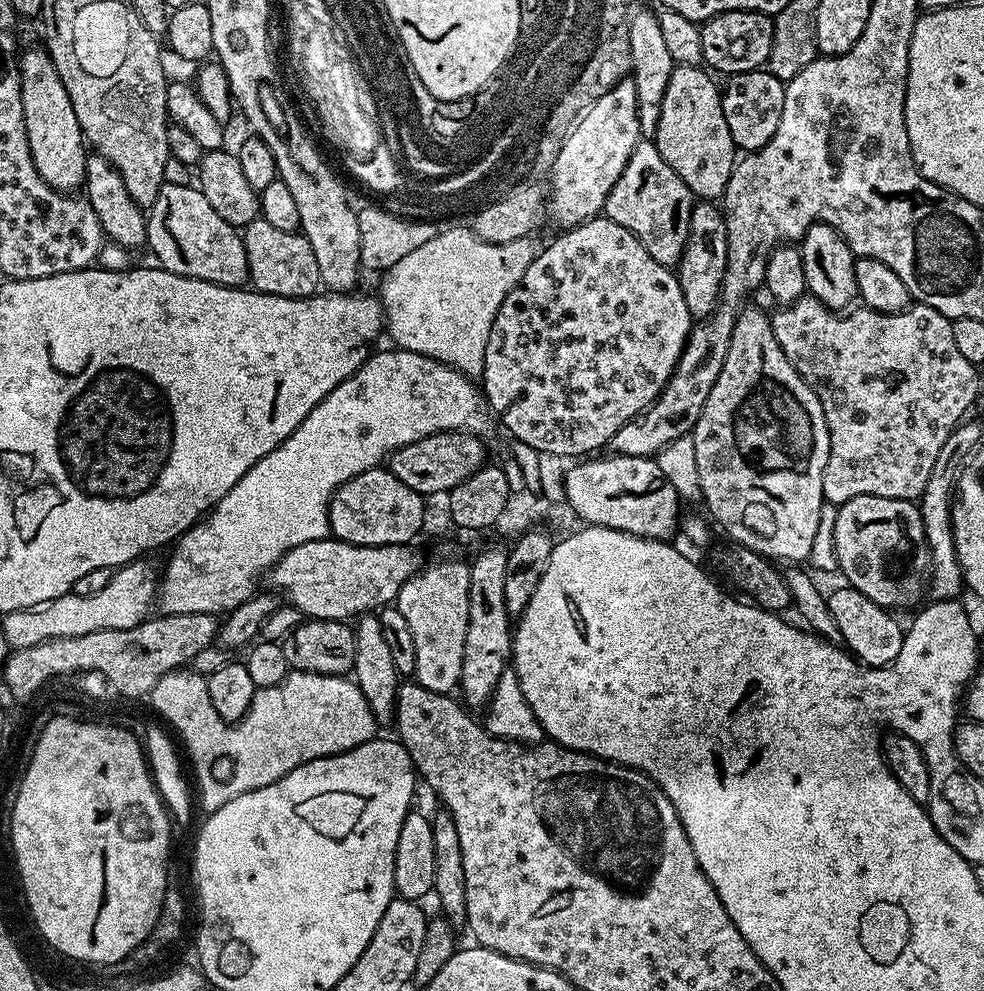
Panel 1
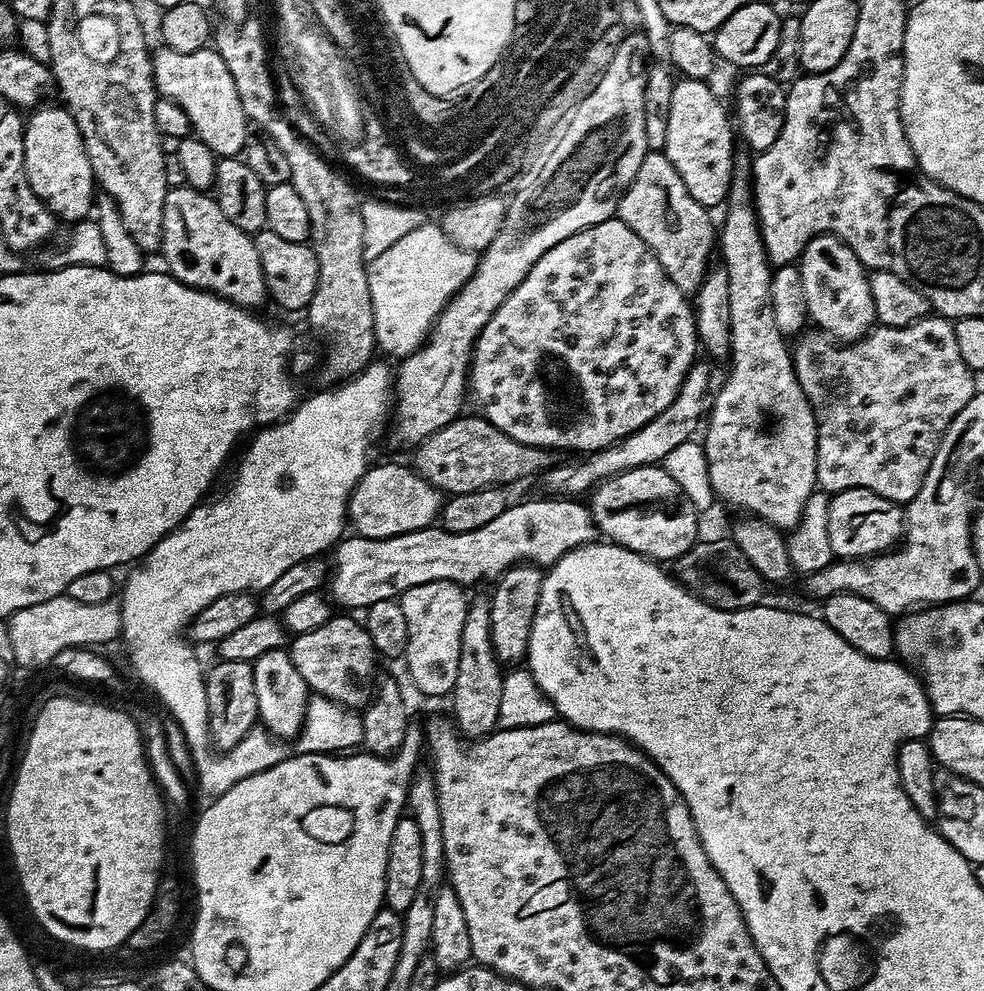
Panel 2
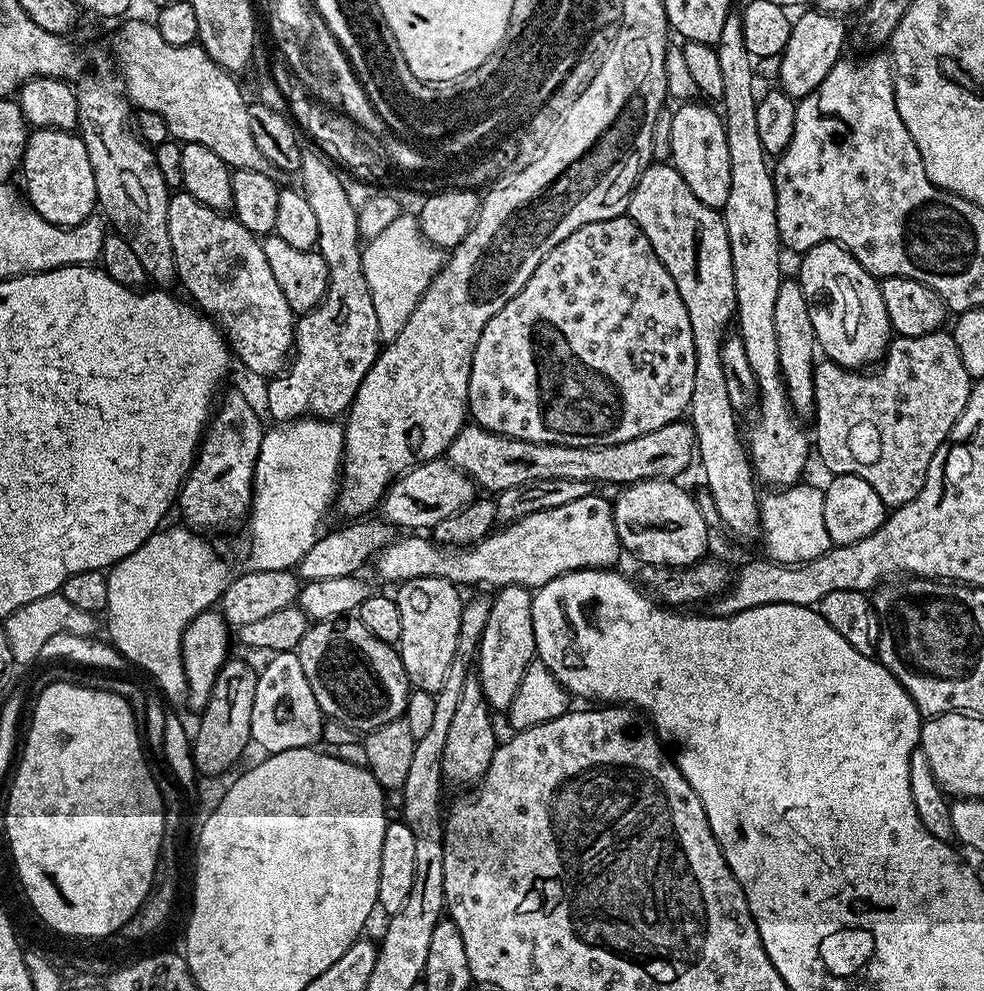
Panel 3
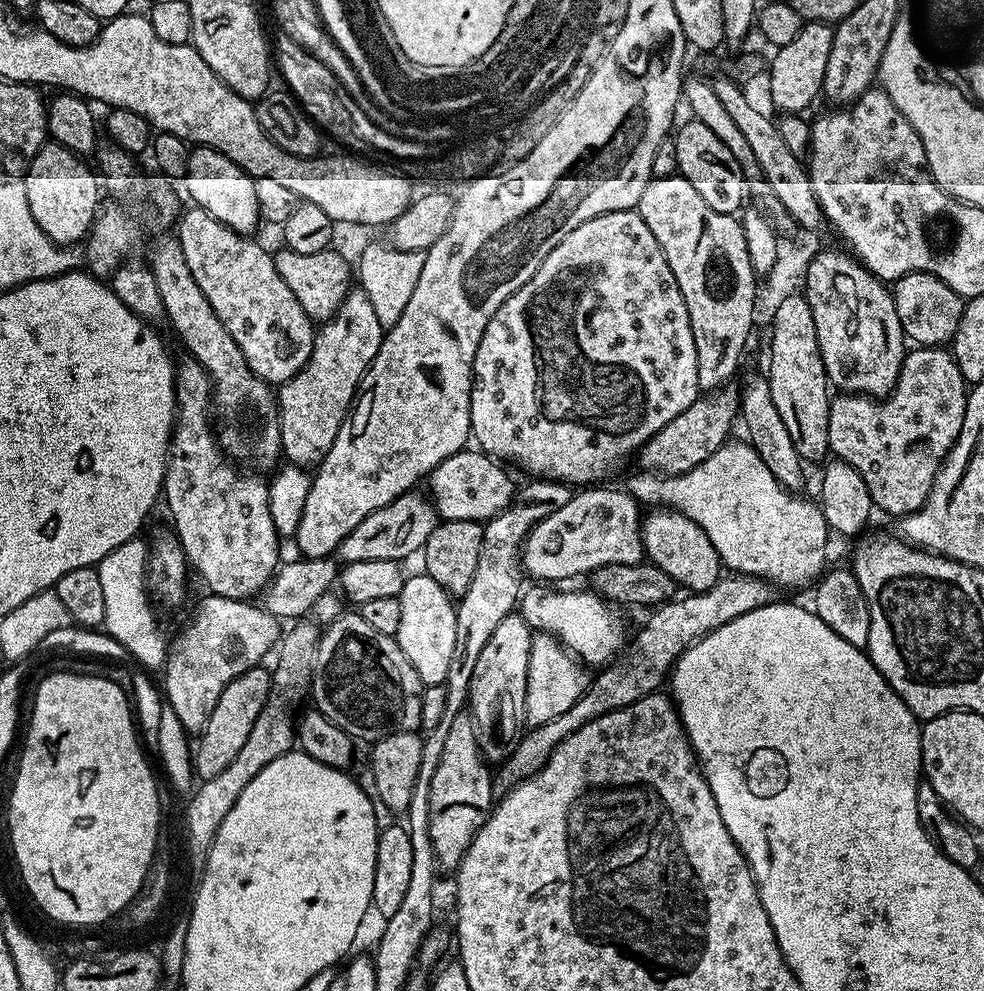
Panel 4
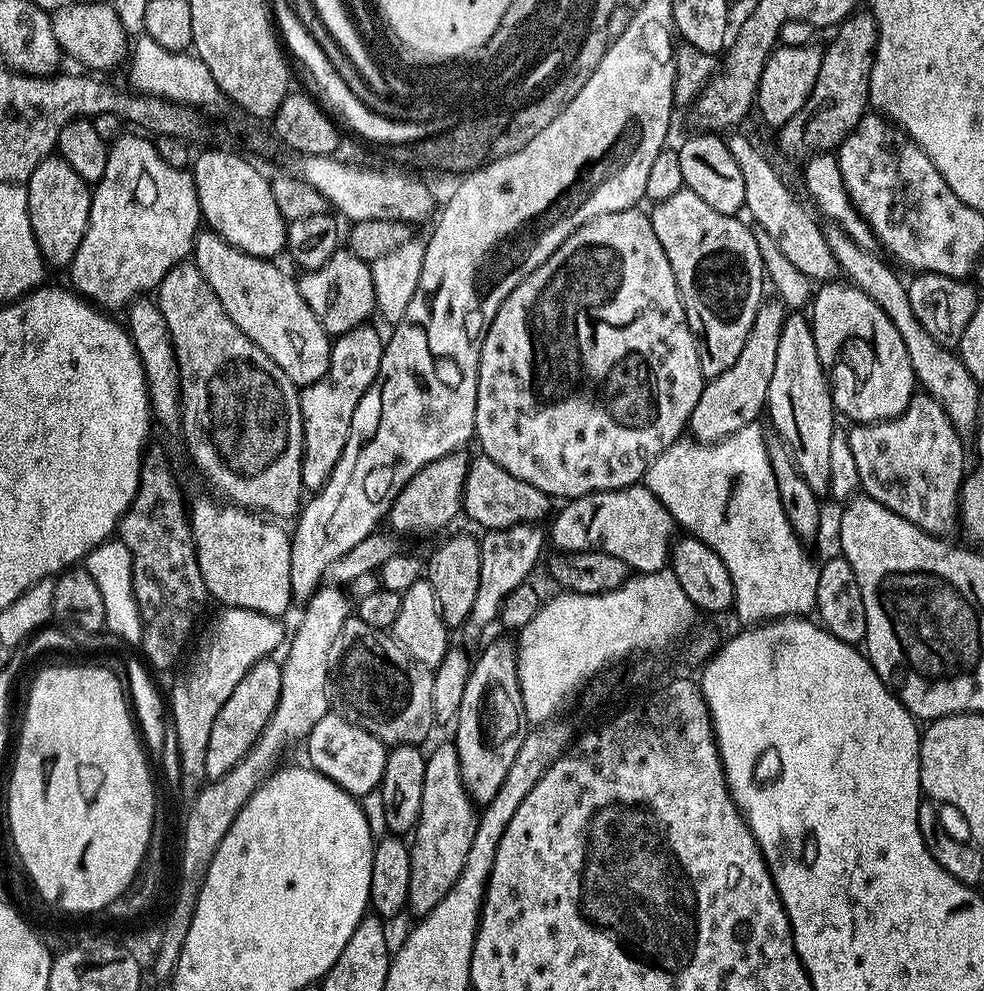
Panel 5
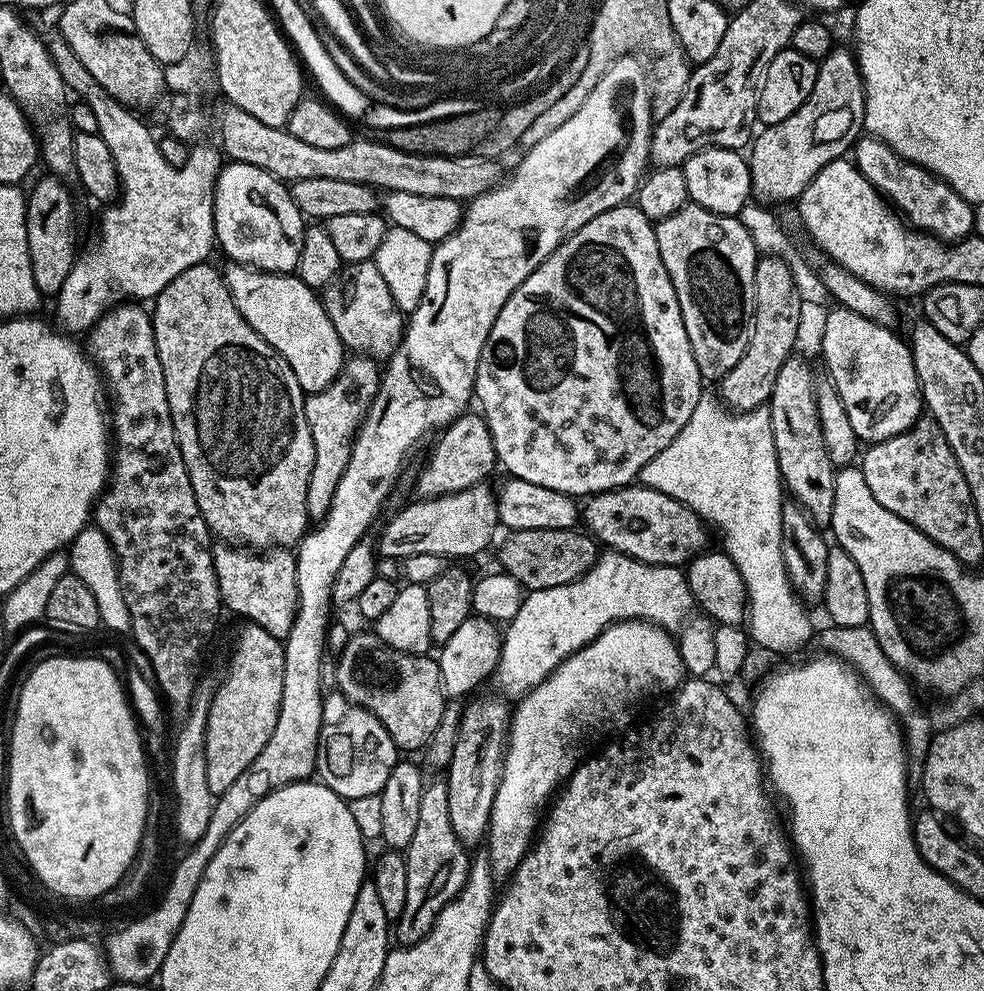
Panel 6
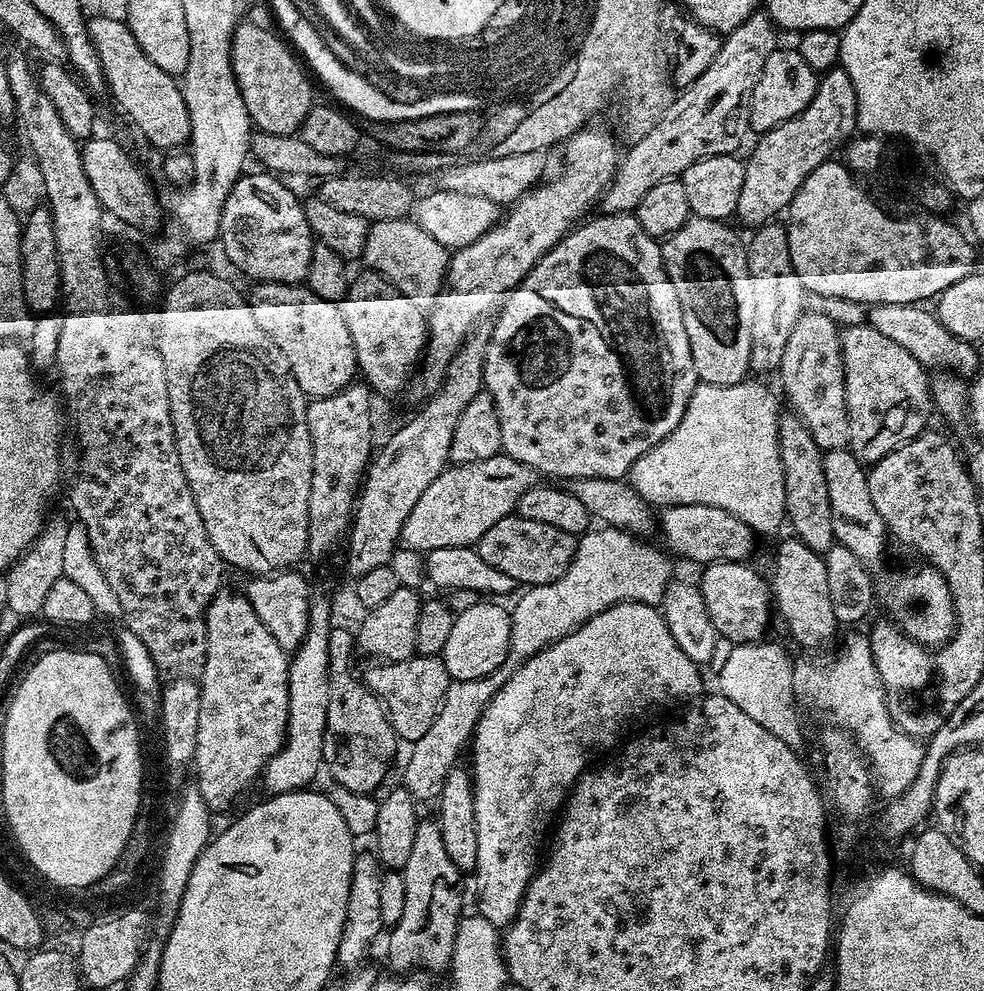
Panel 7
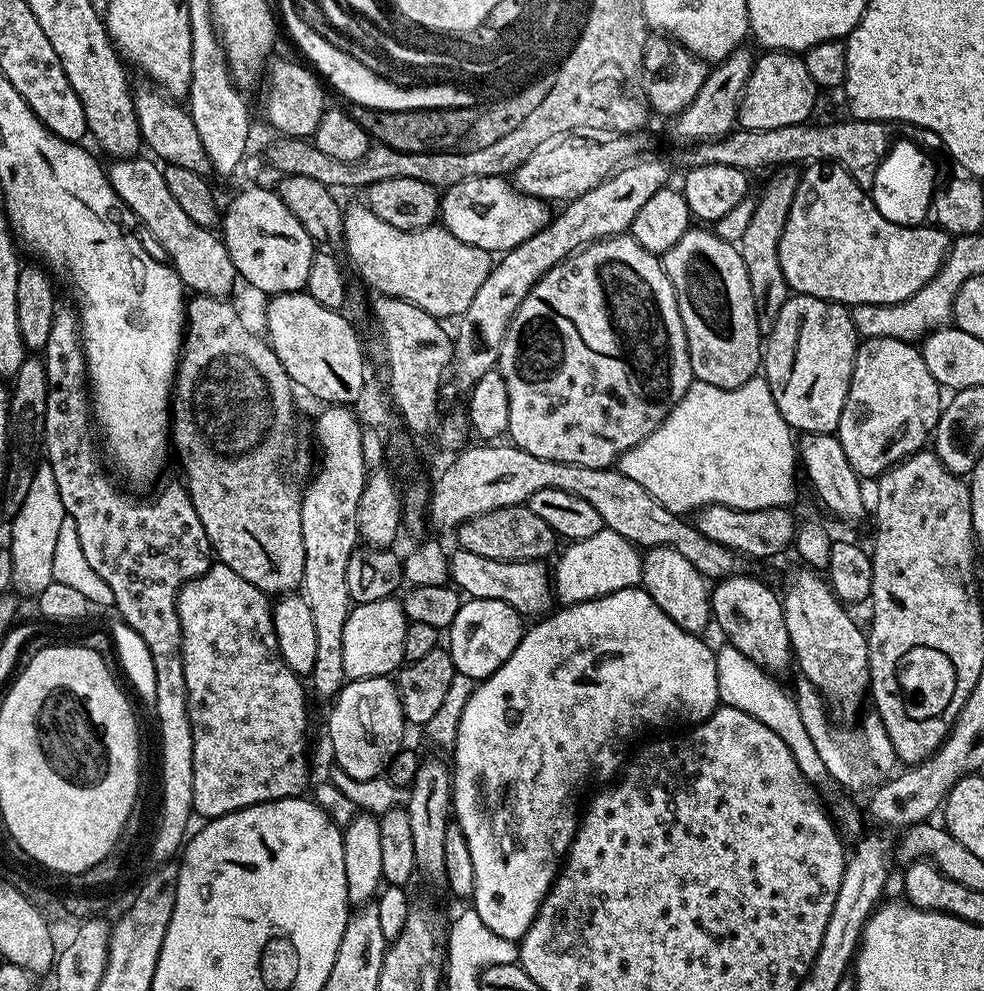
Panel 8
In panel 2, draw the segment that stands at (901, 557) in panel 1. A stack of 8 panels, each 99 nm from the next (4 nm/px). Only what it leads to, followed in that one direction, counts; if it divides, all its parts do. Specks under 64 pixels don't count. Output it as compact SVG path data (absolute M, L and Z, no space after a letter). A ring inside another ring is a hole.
M851 488L835 493L828 501L830 510L830 546L833 557L862 560L895 549L906 527L906 512L893 500L882 498L865 488Z

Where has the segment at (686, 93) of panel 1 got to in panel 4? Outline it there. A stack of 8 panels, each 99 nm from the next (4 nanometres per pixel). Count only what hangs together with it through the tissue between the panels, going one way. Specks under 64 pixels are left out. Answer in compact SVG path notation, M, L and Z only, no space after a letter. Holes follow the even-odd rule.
M695 118L689 119L689 124L679 128L680 125L674 132L679 175L686 177L690 186L694 186L698 194L702 194L702 202L706 202L710 210L718 210L727 216L739 213L745 207L743 204L744 196L746 197L746 181L744 170L734 158L734 154L730 154L730 150L726 150L726 146L718 142L714 130L702 126L702 122Z

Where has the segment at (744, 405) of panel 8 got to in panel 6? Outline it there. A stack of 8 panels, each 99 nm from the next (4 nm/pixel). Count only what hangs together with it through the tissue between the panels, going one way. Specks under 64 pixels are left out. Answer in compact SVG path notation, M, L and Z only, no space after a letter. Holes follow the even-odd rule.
M701 395L690 422L682 426L678 438L662 450L640 471L638 480L646 488L653 488L662 494L670 494L678 502L690 506L701 516L705 524L720 531L724 539L722 550L738 566L742 582L746 586L748 606L746 609L746 631L749 641L757 648L784 656L787 652L796 652L814 640L812 620L808 617L809 609L792 589L786 566L782 562L782 481L780 467L774 446L771 407L754 408L749 412L729 410L715 395Z

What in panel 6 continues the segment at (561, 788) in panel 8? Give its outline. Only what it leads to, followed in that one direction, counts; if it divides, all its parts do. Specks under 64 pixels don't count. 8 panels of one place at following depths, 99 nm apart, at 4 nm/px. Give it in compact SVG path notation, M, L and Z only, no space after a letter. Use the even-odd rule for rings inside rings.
M620 620L601 632L586 647L567 656L545 680L535 684L526 695L520 697L511 709L504 769L500 775L498 794L494 798L486 837L486 855L490 858L493 877L511 877L517 866L524 861L524 855L531 849L534 837L541 827L542 813L549 807L561 785L585 759L589 751L587 748L595 740L603 741L607 732L616 734L627 729L633 723L632 715L635 714L636 707L643 700L648 700L659 692L671 694L684 683L686 671L683 660L677 641L671 636L673 635L667 629L660 628L657 624L648 624L645 620Z

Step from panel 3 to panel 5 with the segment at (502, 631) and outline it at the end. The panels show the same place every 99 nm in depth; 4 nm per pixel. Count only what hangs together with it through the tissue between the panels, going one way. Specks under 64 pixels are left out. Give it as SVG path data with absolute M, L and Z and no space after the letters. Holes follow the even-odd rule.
M492 640L481 650L480 657L473 659L454 723L454 743L468 796L477 806L489 804L494 794L498 794L498 786L506 782L506 774L510 774L510 766L530 728L522 702L522 686L518 682L513 641Z

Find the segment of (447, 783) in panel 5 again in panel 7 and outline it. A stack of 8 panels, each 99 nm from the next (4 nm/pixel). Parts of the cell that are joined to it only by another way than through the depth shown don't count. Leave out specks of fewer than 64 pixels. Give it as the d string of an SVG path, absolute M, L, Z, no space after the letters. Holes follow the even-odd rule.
M421 819L416 826L416 833L414 834L414 846L410 850L410 858L406 861L406 866L403 868L404 881L406 882L406 906L402 910L402 918L398 918L396 924L391 925L390 931L392 932L388 936L388 964L393 973L396 974L408 974L413 970L420 970L416 968L425 968L428 972L440 972L449 967L452 963L452 947L454 946L454 938L456 937L456 925L460 923L462 919L462 911L460 907L464 904L464 896L460 893L460 879L462 879L462 873L458 866L454 866L452 861L452 855L448 852L446 842L442 838L442 830L439 823L435 819L424 820Z

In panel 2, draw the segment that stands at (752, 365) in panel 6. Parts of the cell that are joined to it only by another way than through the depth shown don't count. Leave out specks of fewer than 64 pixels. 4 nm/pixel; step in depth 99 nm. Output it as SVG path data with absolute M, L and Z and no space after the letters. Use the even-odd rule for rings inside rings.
M459 415L442 426L442 430L415 445L416 457L410 460L411 467L422 479L440 489L441 493L454 497L483 488L509 486L515 480L524 480L536 471L543 474L553 467L553 453L549 449L518 442L510 438L510 434L502 434L502 430L495 428L483 415L475 415Z

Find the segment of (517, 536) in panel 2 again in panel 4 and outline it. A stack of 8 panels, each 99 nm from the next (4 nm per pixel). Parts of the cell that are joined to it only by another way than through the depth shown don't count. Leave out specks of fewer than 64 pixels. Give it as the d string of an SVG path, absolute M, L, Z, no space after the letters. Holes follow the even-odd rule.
M588 486L577 491L562 506L562 510L554 510L542 522L538 522L528 531L522 549L522 568L533 576L533 581L568 580L571 576L580 576L597 572L602 566L611 564L638 564L645 559L644 539L640 533L642 527L641 505L625 490L620 488L604 488L608 486Z

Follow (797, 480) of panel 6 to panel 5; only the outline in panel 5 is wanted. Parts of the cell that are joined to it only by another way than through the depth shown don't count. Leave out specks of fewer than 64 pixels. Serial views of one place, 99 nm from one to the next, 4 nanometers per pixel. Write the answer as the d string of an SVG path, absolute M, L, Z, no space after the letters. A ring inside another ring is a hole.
M788 314L784 317L782 338L778 340L778 358L774 362L774 375L770 377L770 390L766 416L776 427L775 435L784 441L796 465L798 474L806 478L810 490L824 498L830 486L830 438L838 431L838 413L832 407L832 387L818 358L812 325L807 315Z

